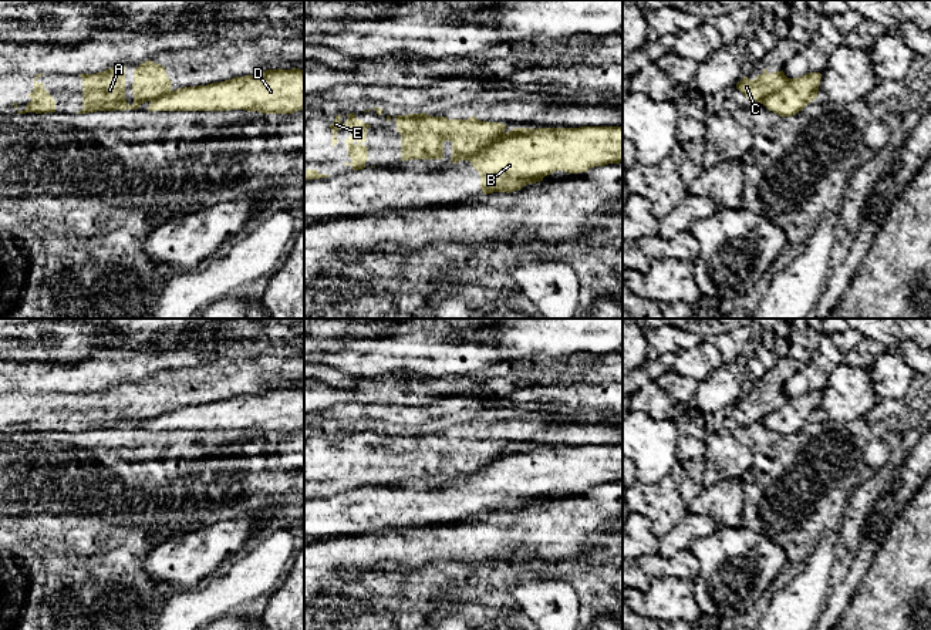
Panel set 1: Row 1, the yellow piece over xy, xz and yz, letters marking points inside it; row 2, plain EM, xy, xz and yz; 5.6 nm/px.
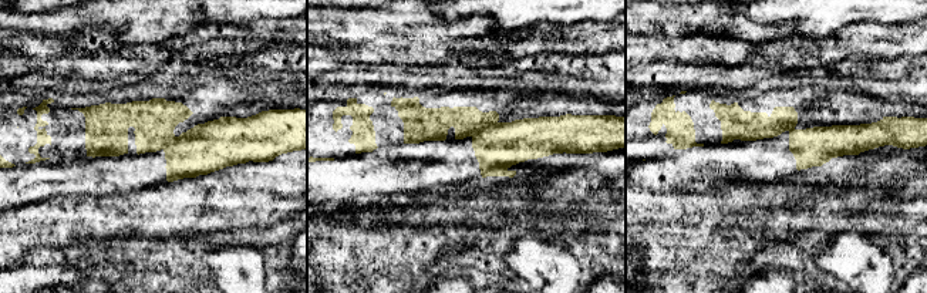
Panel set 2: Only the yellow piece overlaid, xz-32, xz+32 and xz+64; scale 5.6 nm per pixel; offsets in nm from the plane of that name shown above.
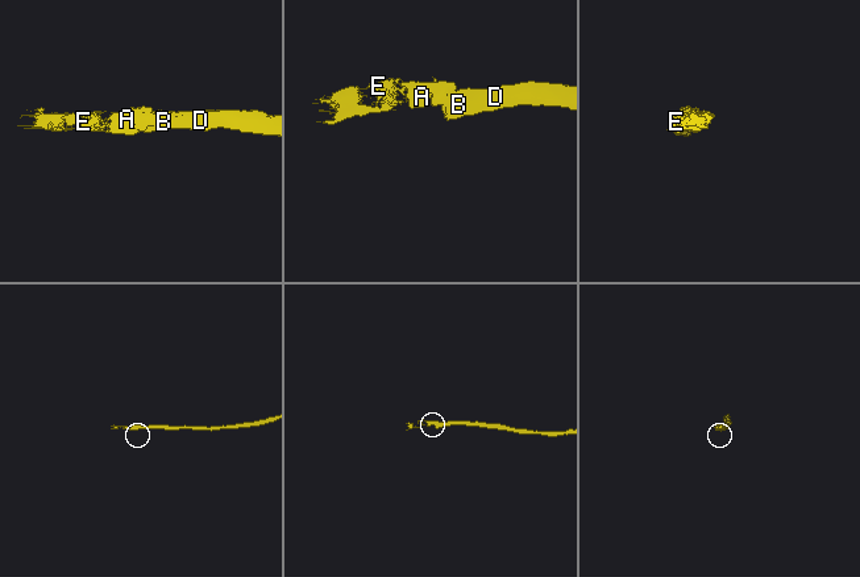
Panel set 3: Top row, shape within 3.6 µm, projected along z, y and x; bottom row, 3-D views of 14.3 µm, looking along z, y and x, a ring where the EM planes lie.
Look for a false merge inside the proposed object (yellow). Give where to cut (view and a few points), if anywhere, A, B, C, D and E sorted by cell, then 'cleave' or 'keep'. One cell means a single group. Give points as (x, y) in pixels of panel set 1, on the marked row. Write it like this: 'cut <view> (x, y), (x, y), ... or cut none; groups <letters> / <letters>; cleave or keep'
cut xz (503, 132), (496, 135), (469, 161); groups A C E / B D; cleave

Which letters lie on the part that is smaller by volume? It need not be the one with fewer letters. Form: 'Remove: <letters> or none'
Remove: A, C, E

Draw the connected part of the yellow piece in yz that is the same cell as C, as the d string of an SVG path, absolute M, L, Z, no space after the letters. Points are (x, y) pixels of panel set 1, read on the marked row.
M763 68L755 80L743 77L736 88L749 100L750 104L763 104L763 100L775 91L785 87L787 77L783 71L775 71L772 74Z

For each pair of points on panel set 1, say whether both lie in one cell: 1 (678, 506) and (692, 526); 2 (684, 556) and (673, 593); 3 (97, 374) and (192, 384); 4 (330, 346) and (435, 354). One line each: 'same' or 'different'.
1: different
2: different
3: different
4: same

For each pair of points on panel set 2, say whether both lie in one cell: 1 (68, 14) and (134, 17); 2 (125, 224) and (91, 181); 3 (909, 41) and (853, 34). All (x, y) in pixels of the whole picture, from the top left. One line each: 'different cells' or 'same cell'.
1: same cell
2: different cells
3: same cell

